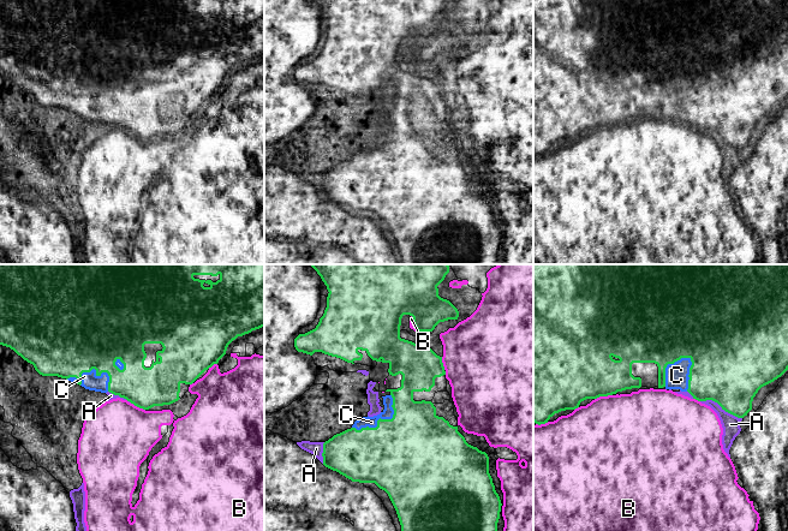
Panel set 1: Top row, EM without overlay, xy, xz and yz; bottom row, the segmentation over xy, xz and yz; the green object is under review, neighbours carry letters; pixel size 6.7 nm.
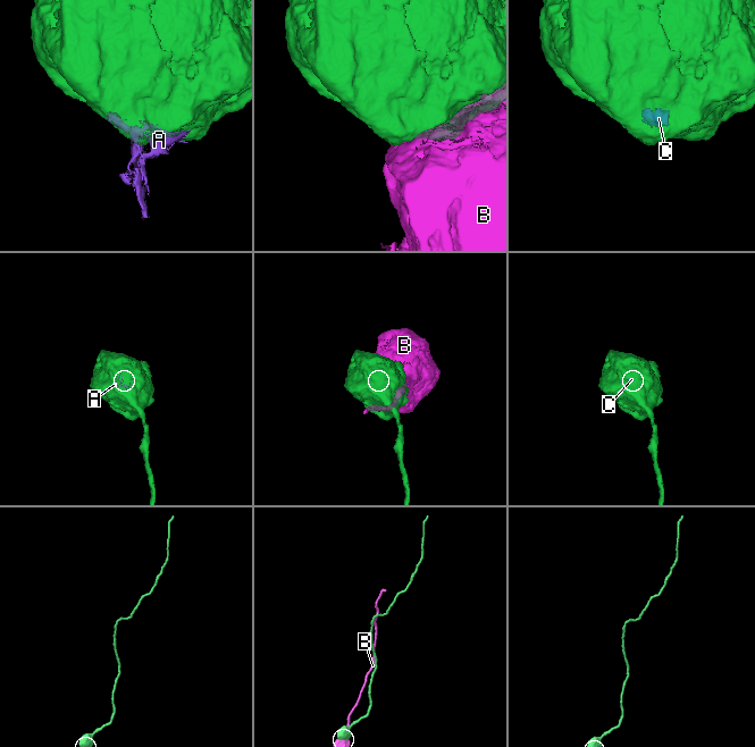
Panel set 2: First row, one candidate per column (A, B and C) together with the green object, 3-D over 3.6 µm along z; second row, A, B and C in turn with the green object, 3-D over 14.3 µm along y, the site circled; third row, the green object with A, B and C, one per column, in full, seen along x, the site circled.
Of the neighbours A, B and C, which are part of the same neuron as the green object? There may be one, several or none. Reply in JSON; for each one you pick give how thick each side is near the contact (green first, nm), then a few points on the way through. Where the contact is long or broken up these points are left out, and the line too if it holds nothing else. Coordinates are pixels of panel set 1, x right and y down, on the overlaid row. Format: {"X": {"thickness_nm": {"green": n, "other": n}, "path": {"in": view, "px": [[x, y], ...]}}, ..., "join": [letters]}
{"C": {"thickness_nm": {"green": 480, "other": 160}}, "join": ["C"]}

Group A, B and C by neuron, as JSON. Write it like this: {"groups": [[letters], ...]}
{"groups": [["A", "B"], ["C"]]}

